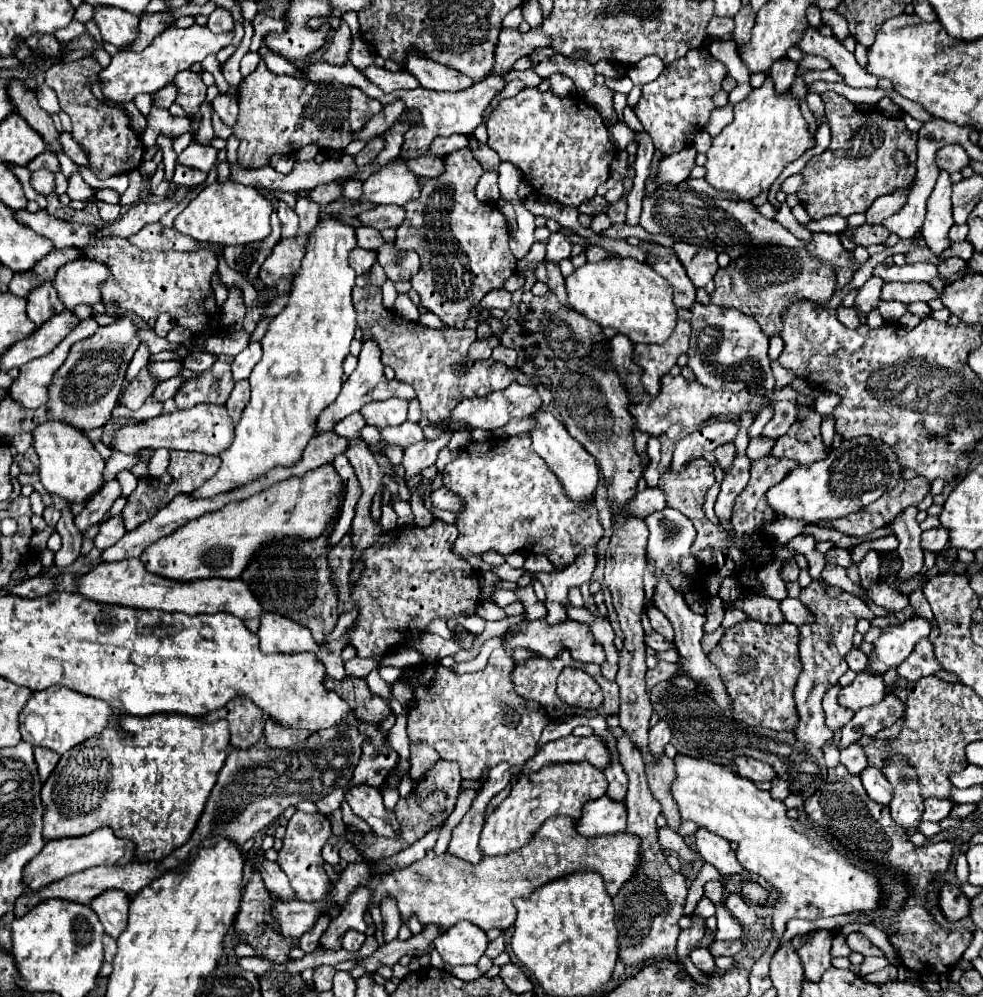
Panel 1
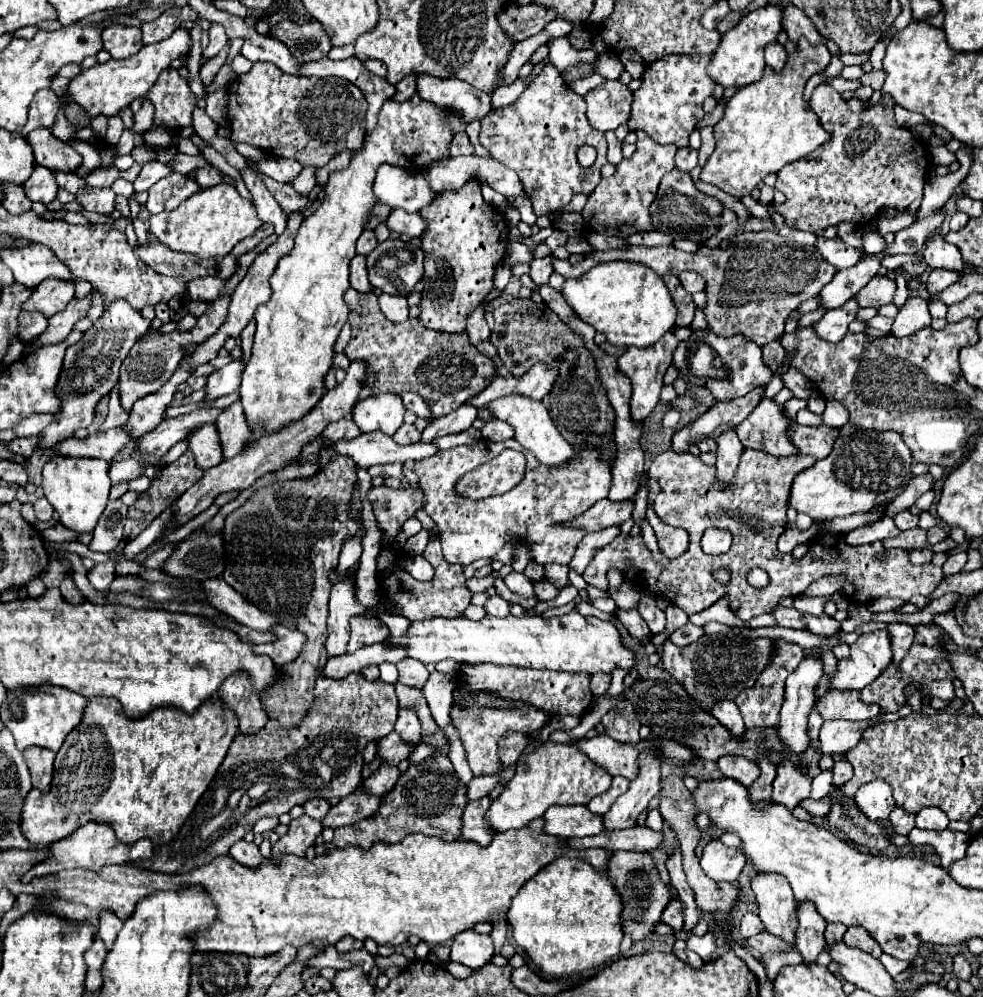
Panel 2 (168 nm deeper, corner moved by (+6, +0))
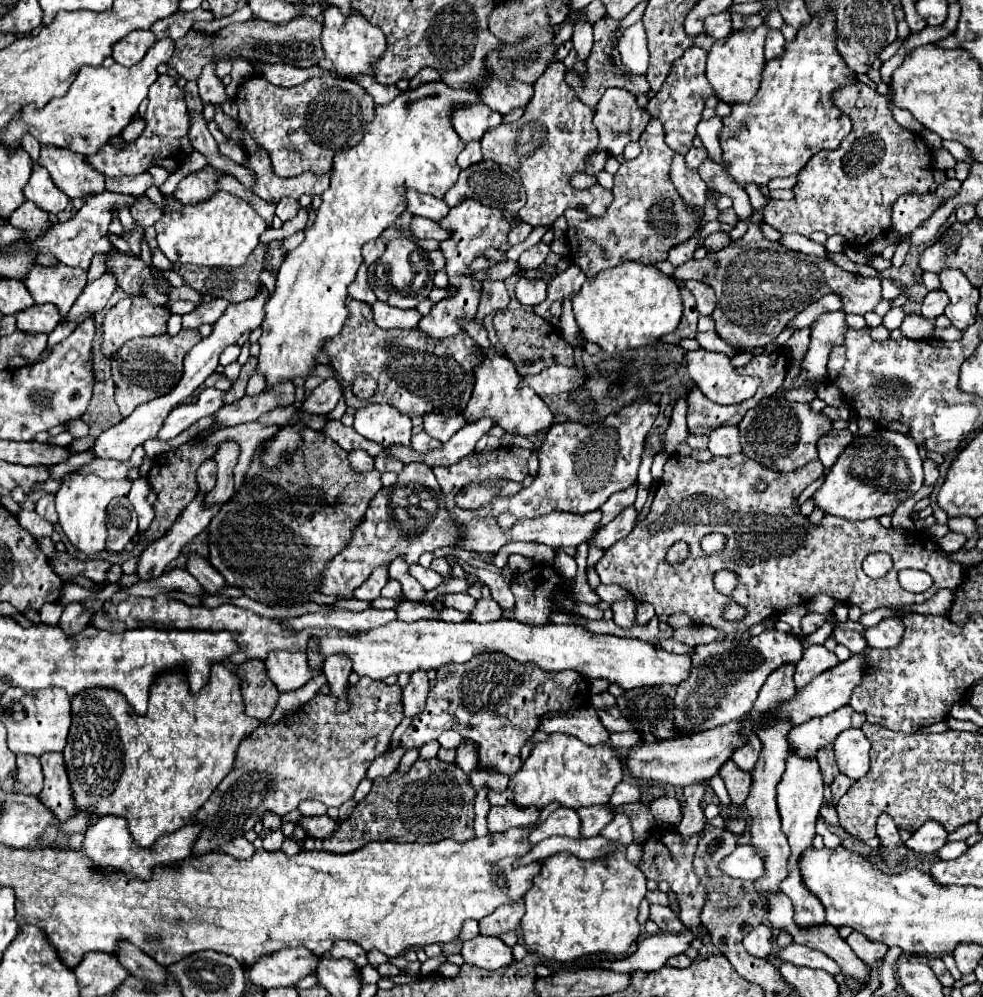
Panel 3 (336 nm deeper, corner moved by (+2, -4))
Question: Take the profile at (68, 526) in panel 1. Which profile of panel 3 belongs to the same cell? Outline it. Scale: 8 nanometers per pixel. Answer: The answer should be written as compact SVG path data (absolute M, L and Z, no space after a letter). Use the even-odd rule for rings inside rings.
M70 603L66 605L58 625L68 637L72 637L76 631L82 631L88 625L88 619L90 619L90 613L82 607L82 603Z

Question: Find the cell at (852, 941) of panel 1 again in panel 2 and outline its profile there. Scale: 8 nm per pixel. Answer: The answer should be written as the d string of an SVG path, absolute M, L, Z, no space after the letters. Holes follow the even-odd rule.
M848 927L848 931L844 933L844 943L850 947L858 947L876 959L882 955L880 945L874 943L874 939L870 937L870 933L864 927Z

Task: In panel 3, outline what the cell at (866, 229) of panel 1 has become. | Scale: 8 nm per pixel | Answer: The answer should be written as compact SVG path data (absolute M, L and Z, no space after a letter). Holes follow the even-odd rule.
M910 193L902 195L894 203L894 215L892 215L892 231L900 235L912 233L918 225L922 225L926 219L932 217L932 213L944 205L946 199L938 197L936 193Z

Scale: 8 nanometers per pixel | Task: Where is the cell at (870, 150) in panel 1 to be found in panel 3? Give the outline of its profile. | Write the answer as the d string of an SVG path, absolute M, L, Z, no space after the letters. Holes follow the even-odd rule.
M864 83L842 87L832 95L834 105L840 111L846 111L854 123L852 133L844 139L842 147L834 151L816 153L800 171L798 183L794 187L796 197L792 201L774 201L770 199L764 209L764 221L778 229L780 233L800 233L808 237L814 231L822 231L830 235L842 235L850 245L864 247L872 243L876 237L884 235L892 225L892 203L904 193L928 193L934 183L932 177L932 153L920 139L920 135L900 127L892 113L886 95L876 93Z

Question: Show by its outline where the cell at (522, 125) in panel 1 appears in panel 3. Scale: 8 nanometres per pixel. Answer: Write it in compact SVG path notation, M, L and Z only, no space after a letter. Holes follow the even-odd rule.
M556 61L548 71L536 81L532 103L528 103L524 115L516 123L502 123L500 127L488 131L482 139L484 159L504 163L514 167L526 187L528 201L518 211L520 219L532 227L552 225L566 209L584 207L592 217L602 217L614 195L602 185L594 185L584 191L574 191L570 187L570 177L576 171L596 175L604 169L608 155L598 151L598 131L592 123L594 109L584 105L576 91L564 81L564 63Z

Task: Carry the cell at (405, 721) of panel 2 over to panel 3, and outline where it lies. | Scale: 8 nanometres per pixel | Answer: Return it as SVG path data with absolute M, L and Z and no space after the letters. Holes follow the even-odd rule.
M424 669L410 675L410 683L404 687L404 715L414 717L424 709L424 697L428 695L428 677Z

